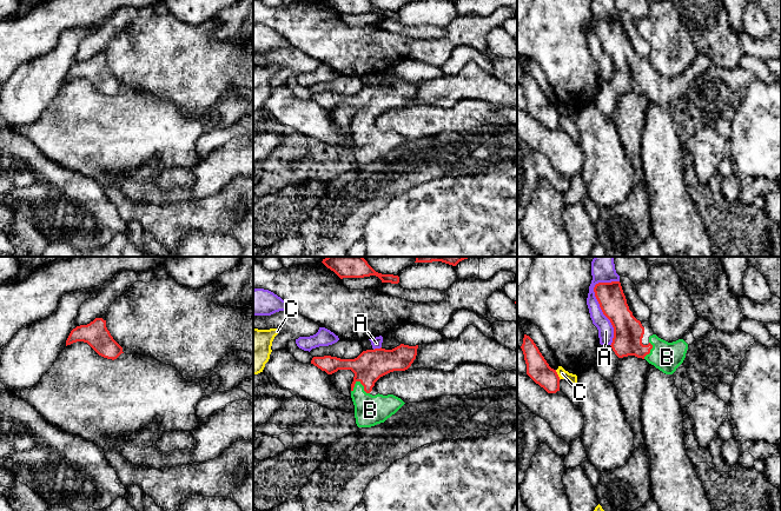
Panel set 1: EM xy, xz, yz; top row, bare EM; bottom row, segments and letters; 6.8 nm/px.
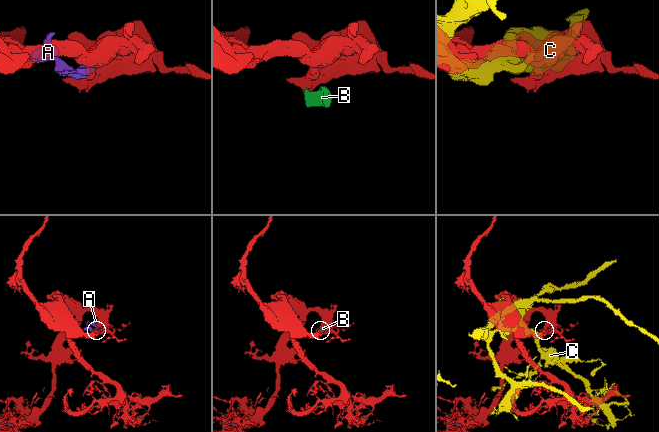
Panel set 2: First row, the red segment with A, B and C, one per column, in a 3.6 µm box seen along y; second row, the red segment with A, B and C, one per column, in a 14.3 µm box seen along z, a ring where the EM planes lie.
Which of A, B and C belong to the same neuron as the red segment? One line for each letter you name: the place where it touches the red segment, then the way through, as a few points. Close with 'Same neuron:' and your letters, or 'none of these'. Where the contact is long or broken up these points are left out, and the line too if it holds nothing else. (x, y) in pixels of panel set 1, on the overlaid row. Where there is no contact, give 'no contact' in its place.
B: xz (363, 385) | across xz (370, 365), (363, 385), (363, 402), (370, 410)
Same neuron: B

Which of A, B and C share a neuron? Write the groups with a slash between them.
A / B / C

